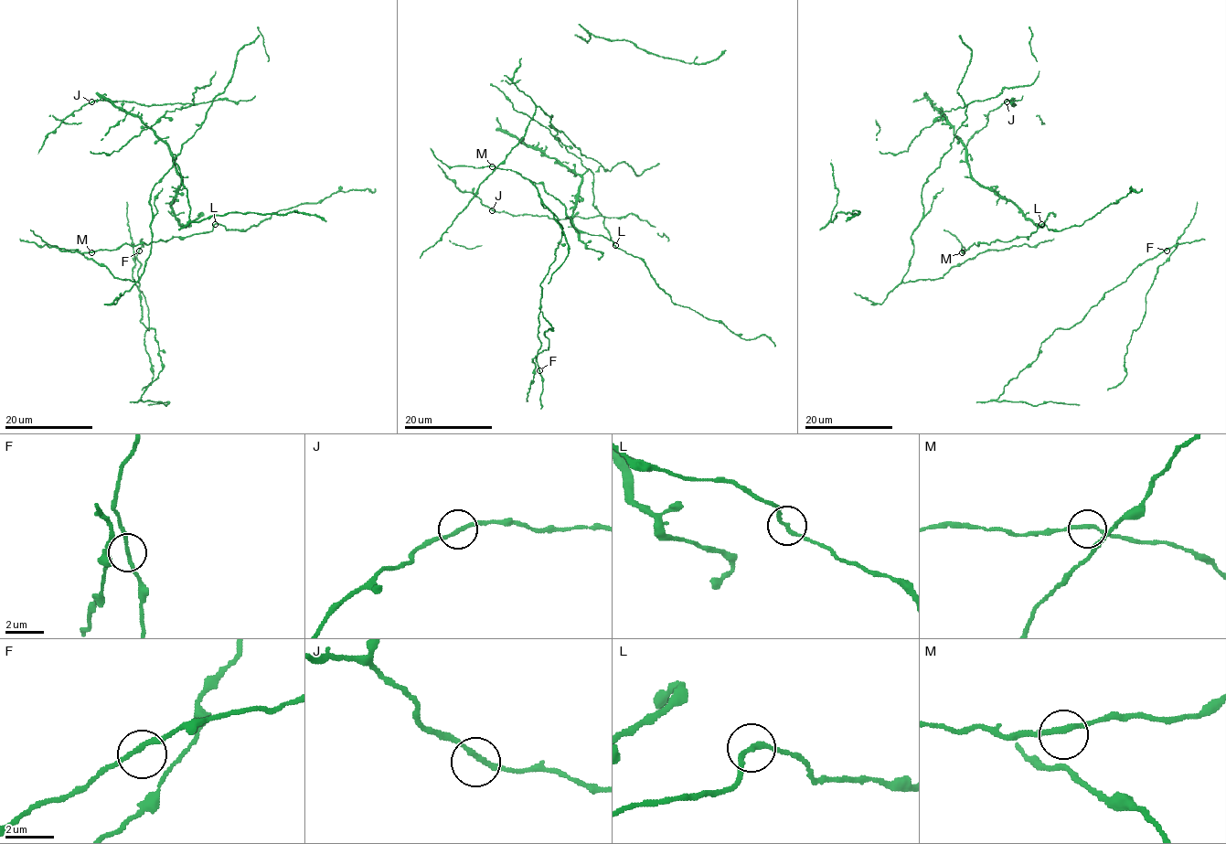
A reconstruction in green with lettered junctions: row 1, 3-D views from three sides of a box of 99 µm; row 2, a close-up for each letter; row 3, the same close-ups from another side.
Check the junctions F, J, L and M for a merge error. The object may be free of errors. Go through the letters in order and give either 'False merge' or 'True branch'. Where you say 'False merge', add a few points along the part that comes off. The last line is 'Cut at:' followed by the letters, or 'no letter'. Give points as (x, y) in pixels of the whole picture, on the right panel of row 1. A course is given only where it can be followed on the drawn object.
F: True branch
J: True branch
L: True branch
M: True branch
Cut at: no letter

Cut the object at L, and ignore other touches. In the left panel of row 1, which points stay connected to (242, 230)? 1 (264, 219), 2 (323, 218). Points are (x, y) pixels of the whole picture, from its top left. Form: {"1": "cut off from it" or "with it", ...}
{"1": "with it", "2": "cut off from it"}

